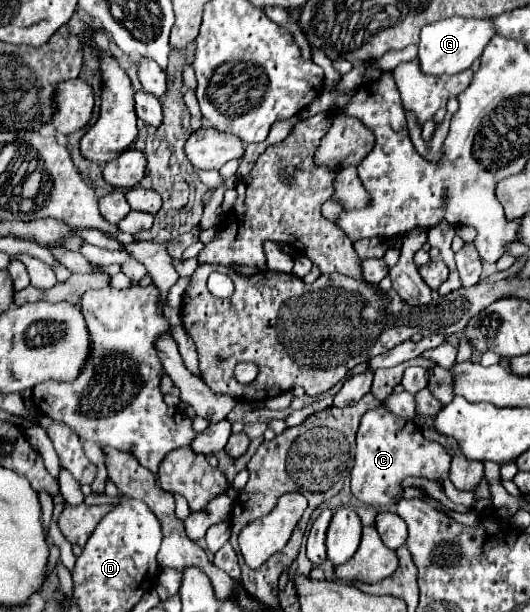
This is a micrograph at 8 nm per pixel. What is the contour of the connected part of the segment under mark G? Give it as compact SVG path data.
M450 17L442 19L438 23L426 25L420 33L420 51L418 59L422 65L422 71L428 75L454 75L464 69L468 69L484 51L484 47L490 43L490 39L496 35L494 19L468 19L468 17Z

